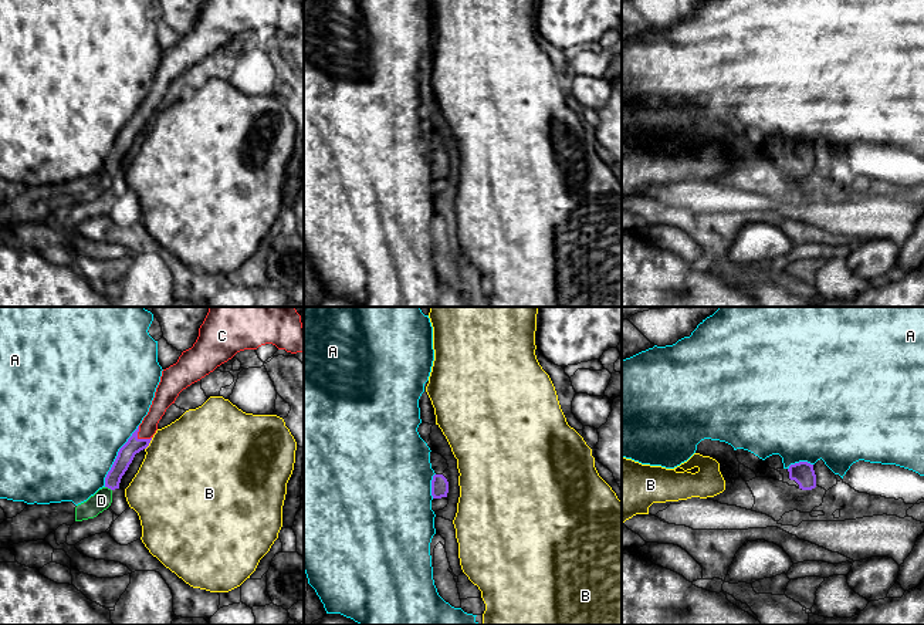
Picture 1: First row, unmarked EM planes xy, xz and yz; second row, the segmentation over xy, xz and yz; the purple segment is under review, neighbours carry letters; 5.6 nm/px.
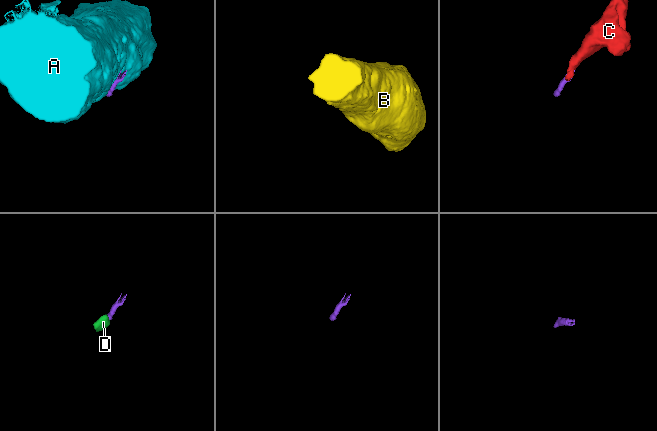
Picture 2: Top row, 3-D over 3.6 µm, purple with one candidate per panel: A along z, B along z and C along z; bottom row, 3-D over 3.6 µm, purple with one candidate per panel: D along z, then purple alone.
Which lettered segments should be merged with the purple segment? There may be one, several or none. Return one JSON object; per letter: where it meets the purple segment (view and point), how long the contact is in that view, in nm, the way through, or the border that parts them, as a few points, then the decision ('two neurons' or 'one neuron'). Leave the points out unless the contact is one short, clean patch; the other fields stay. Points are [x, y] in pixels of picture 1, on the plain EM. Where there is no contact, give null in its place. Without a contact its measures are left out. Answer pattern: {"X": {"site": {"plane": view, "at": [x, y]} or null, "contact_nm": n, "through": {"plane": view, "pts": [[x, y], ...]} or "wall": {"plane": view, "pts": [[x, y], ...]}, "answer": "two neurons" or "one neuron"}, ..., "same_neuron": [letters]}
{"A": {"site": {"plane": "xy", "at": [117, 138]}, "contact_nm": 400, "answer": "two neurons"}, "B": {"site": {"plane": "xy", "at": [149, 124]}, "contact_nm": 80, "wall": {"plane": "xy", "pts": [[152, 120], [145, 131]]}, "answer": "two neurons"}, "C": {"site": {"plane": "xy", "at": [139, 121]}, "contact_nm": 100, "through": {"plane": "xy", "pts": [[134, 127], [139, 121], [161, 84]]}, "answer": "one neuron"}, "D": {"site": {"plane": "xy", "at": [108, 169]}, "contact_nm": 50, "through": {"plane": "xy", "pts": [[127, 135], [108, 169], [101, 182]]}, "answer": "one neuron"}, "same_neuron": ["C", "D"]}

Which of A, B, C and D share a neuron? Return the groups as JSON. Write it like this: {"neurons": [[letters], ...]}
{"neurons": [["A"], ["B"], ["C", "D"]]}

